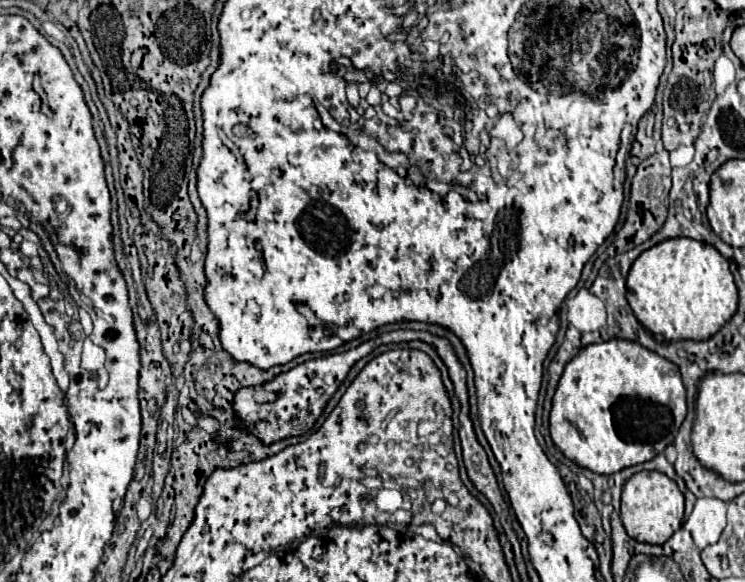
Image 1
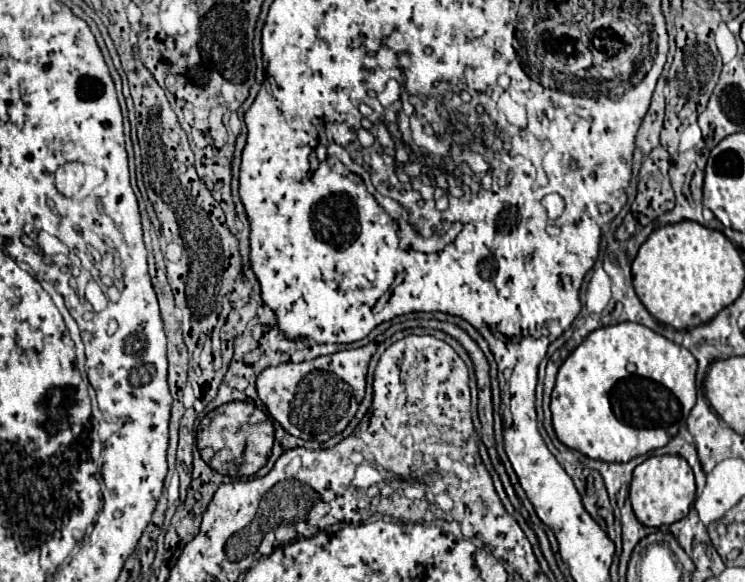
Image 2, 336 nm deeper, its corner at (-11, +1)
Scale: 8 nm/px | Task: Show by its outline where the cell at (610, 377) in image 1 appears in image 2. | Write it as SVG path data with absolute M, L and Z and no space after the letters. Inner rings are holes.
M618 323L592 331L562 363L556 387L552 391L552 421L558 439L590 459L606 463L628 463L638 455L646 455L664 447L684 427L688 413L696 405L697 361L694 355L654 333L640 323ZM634 363L636 373L628 373L626 365Z

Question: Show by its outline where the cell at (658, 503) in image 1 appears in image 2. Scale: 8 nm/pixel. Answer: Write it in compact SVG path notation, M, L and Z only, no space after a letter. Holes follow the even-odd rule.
M652 455L634 469L634 479L630 485L630 501L638 521L646 527L672 525L684 519L696 497L696 483L692 469L678 455Z

